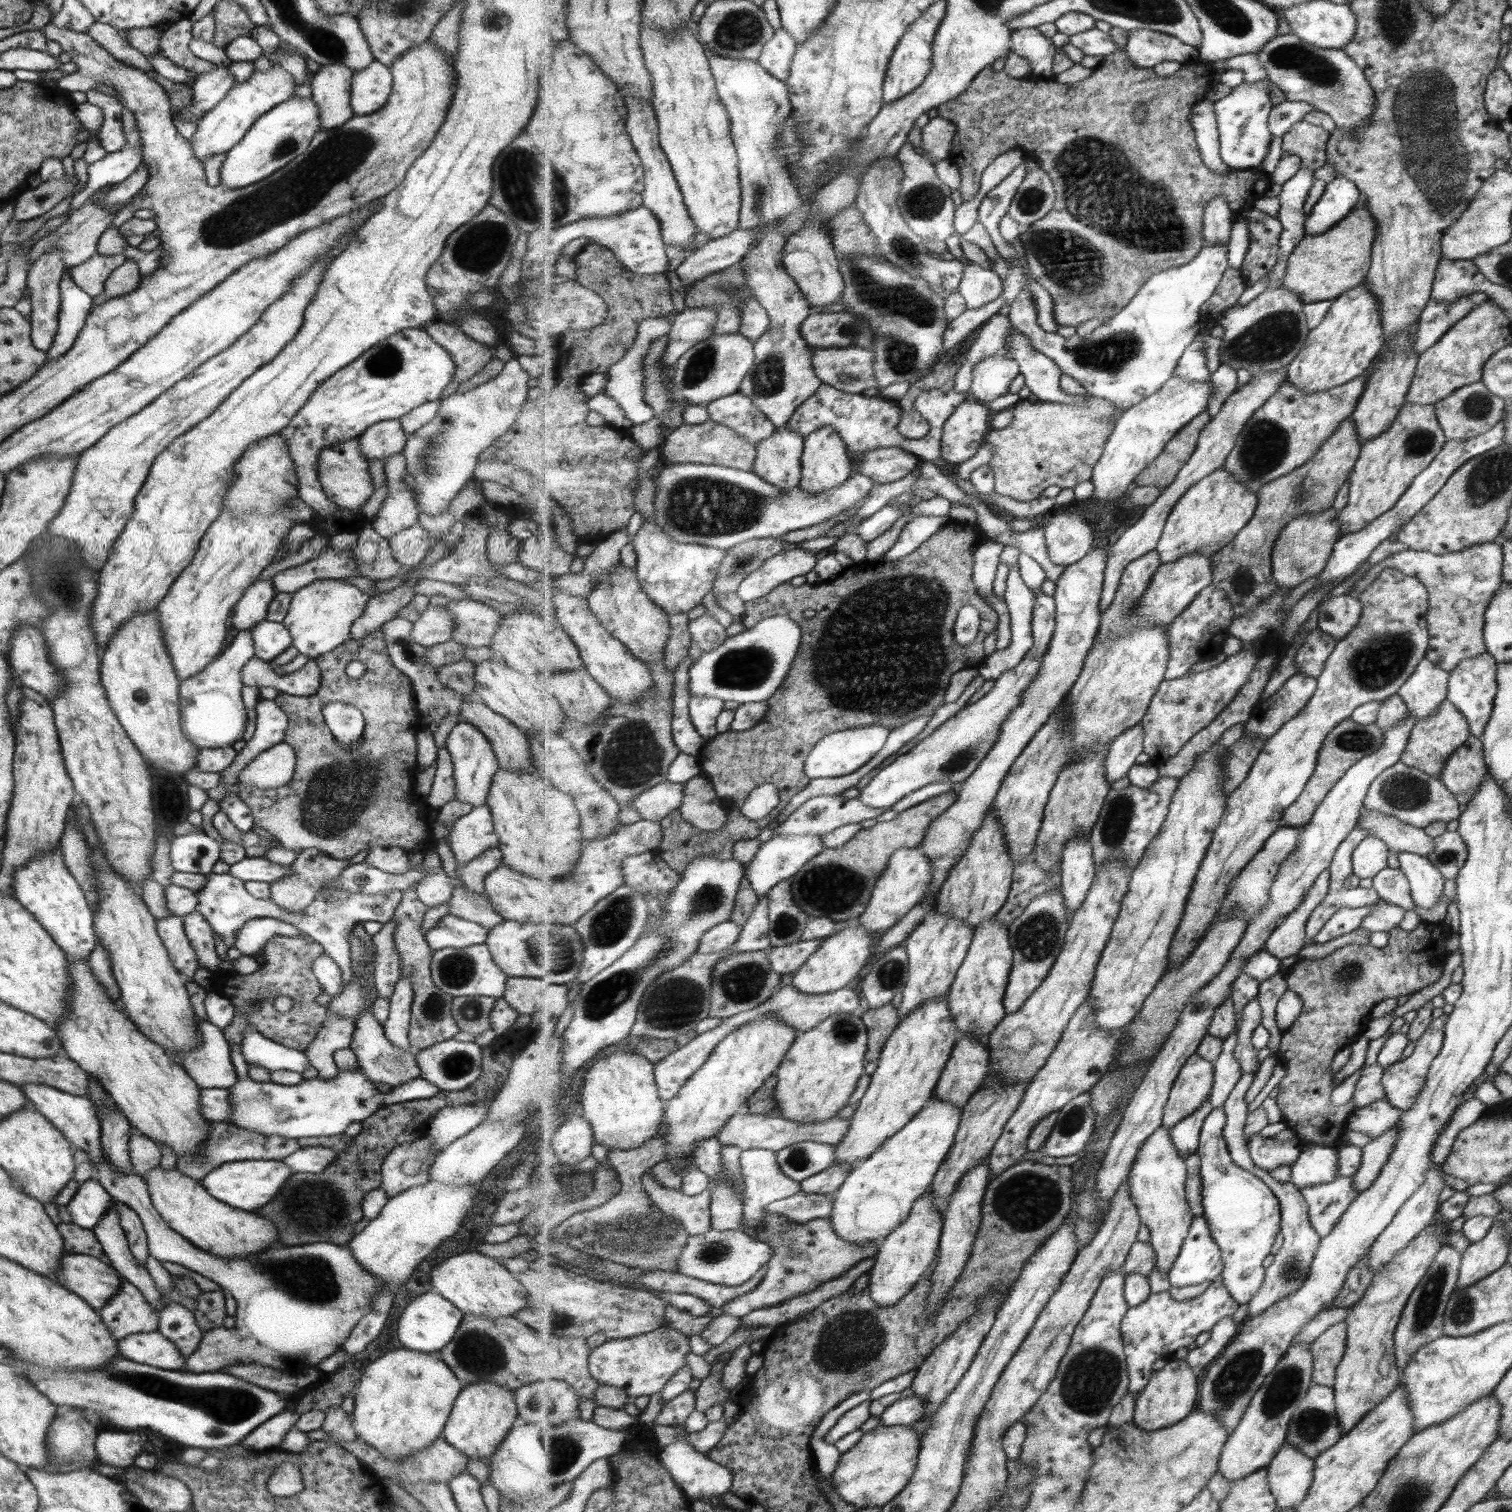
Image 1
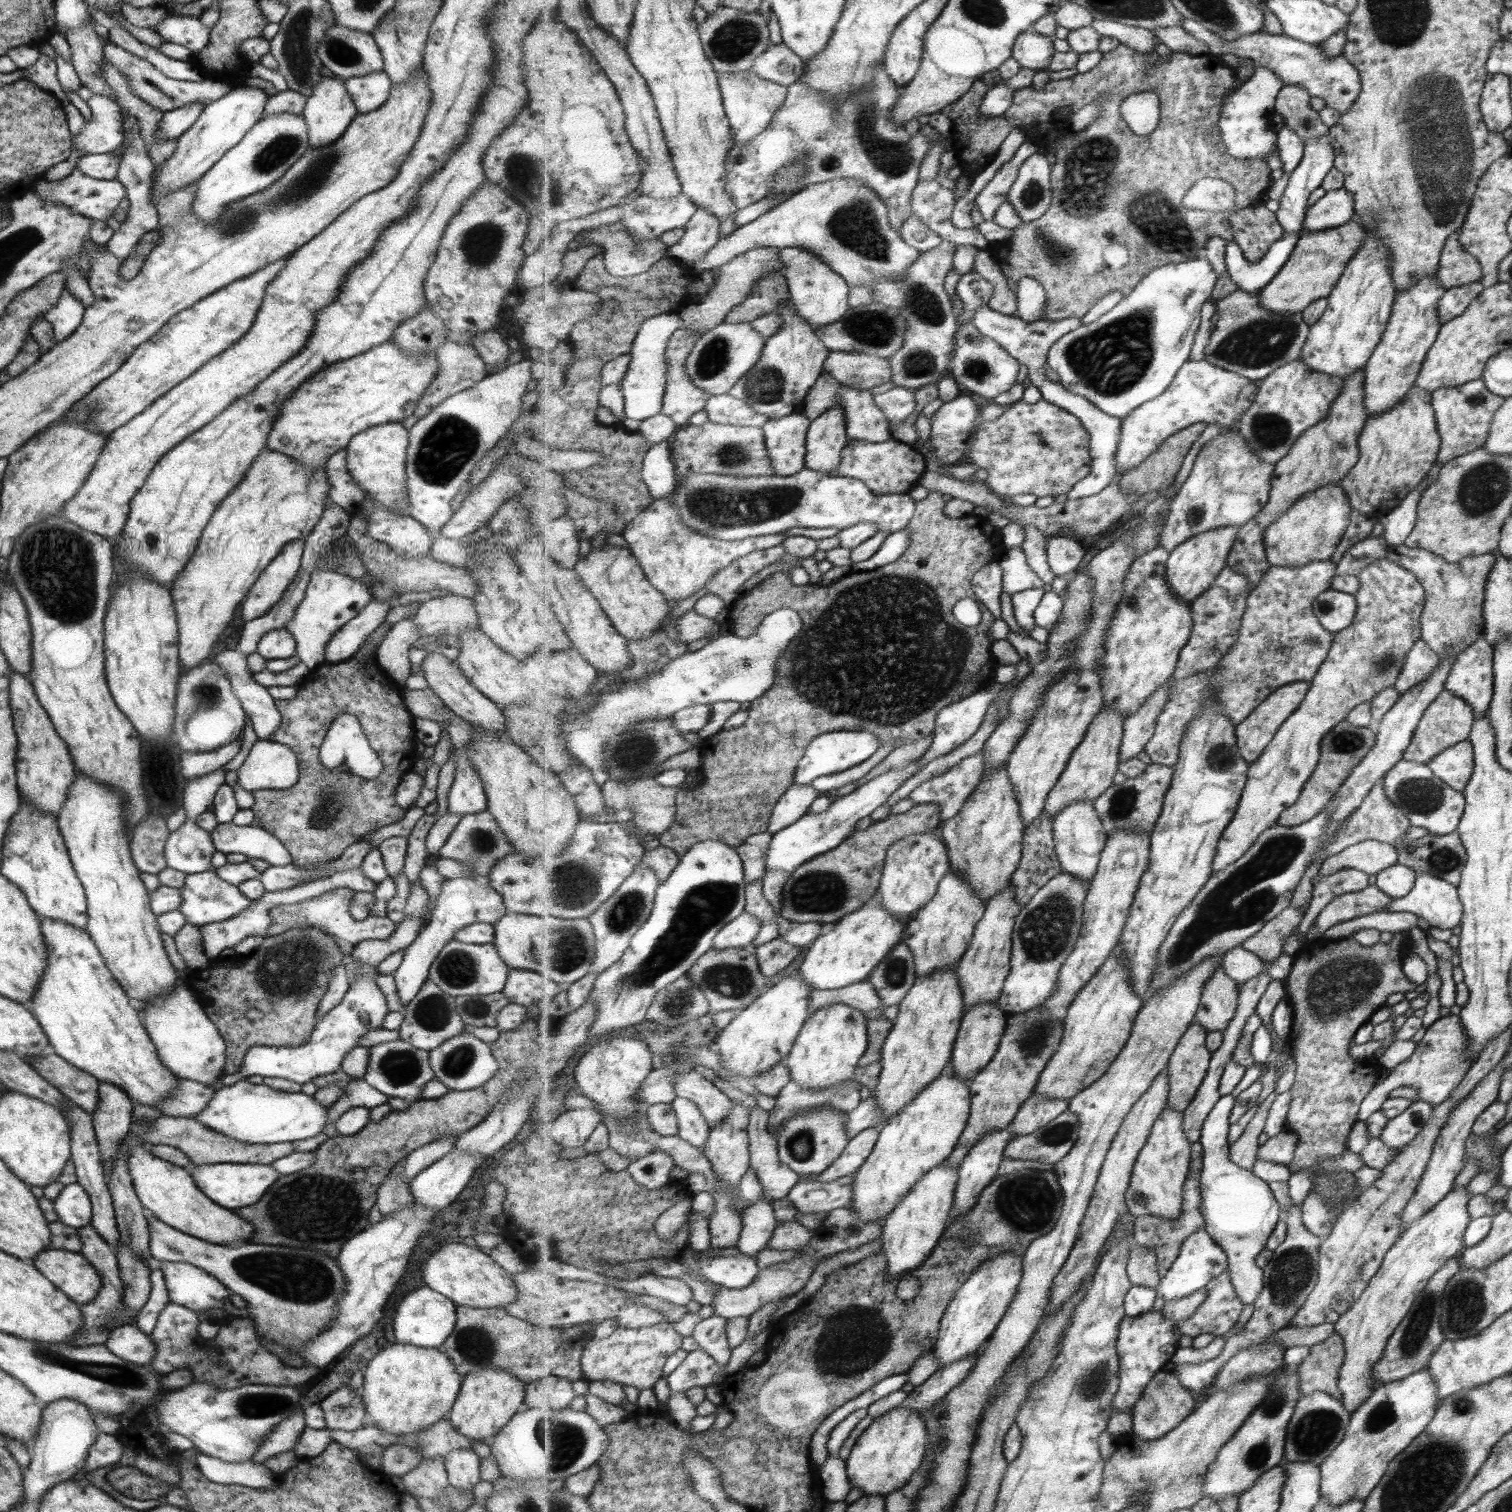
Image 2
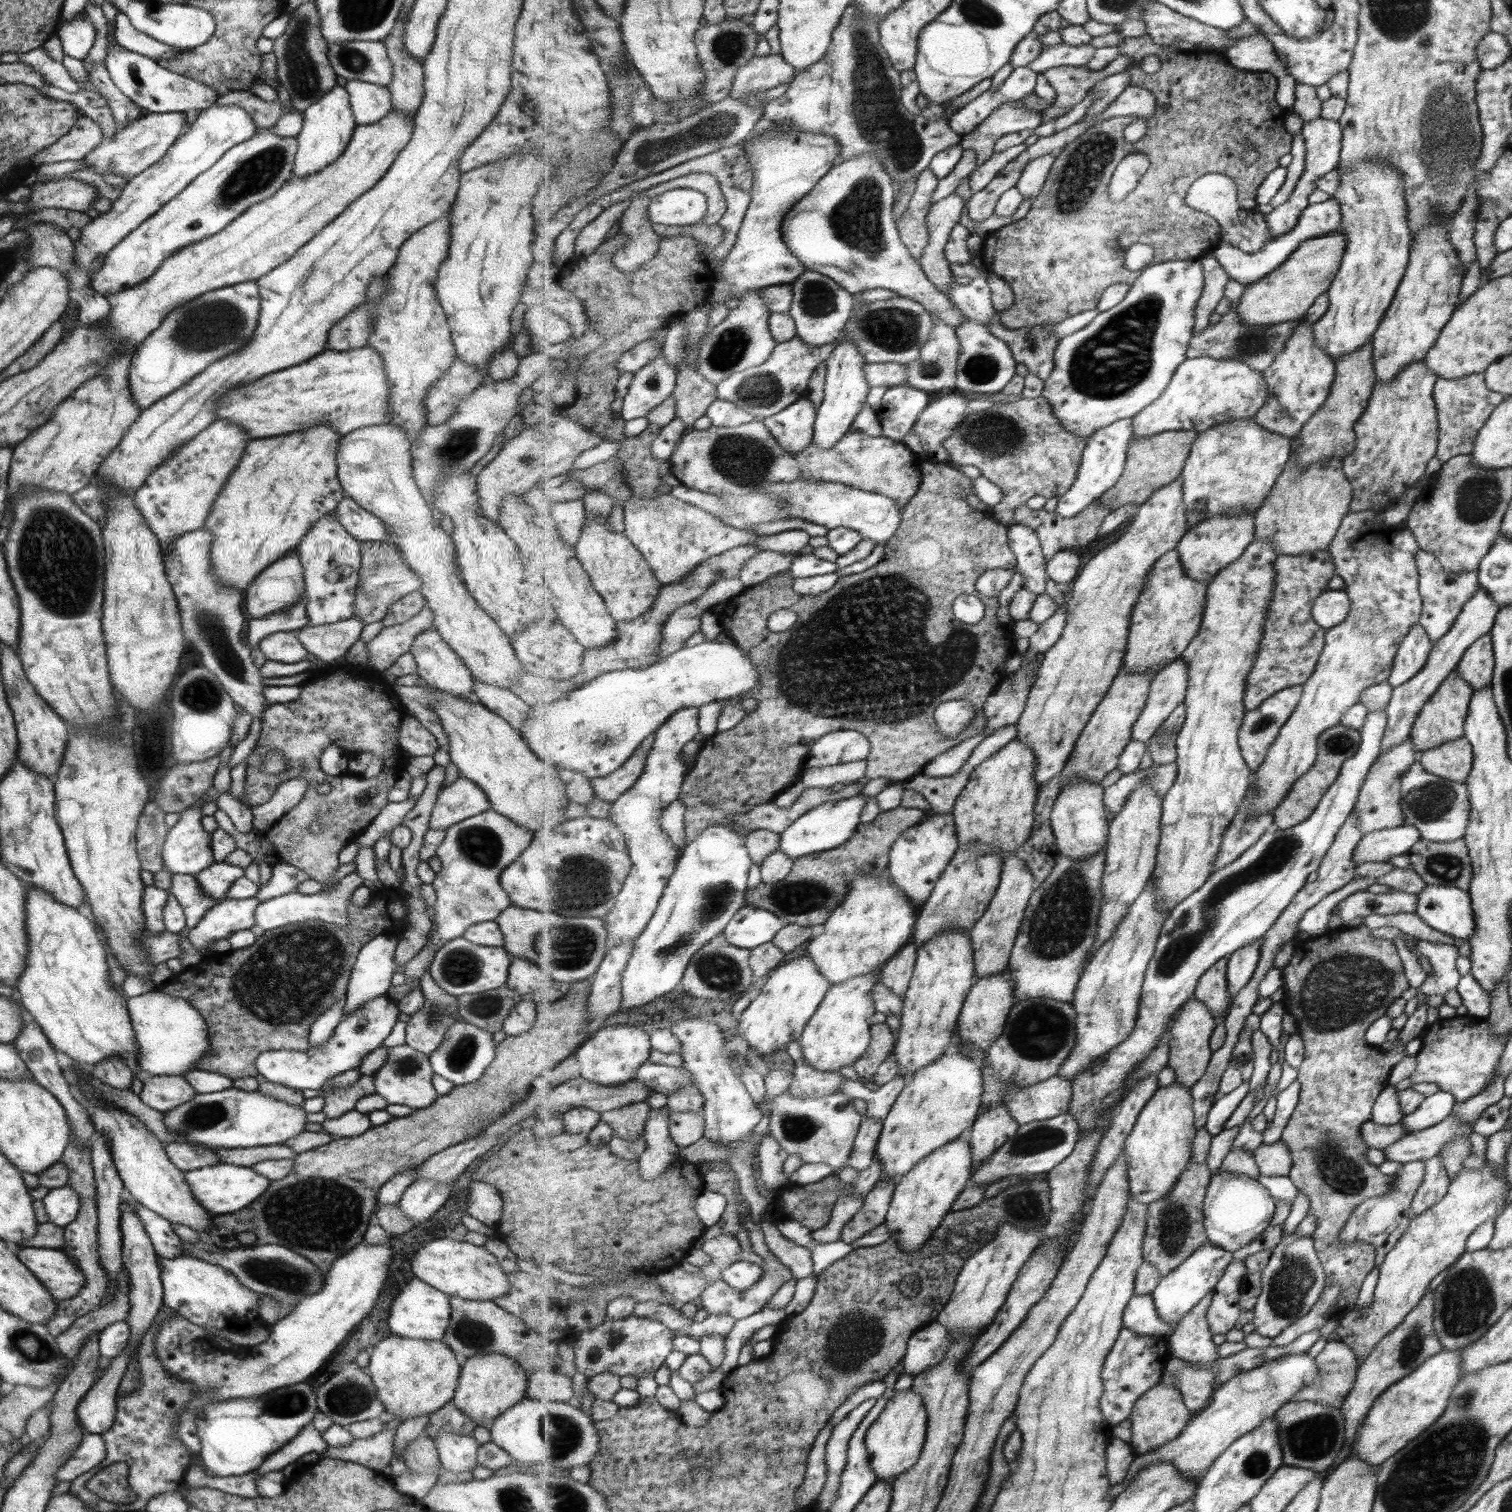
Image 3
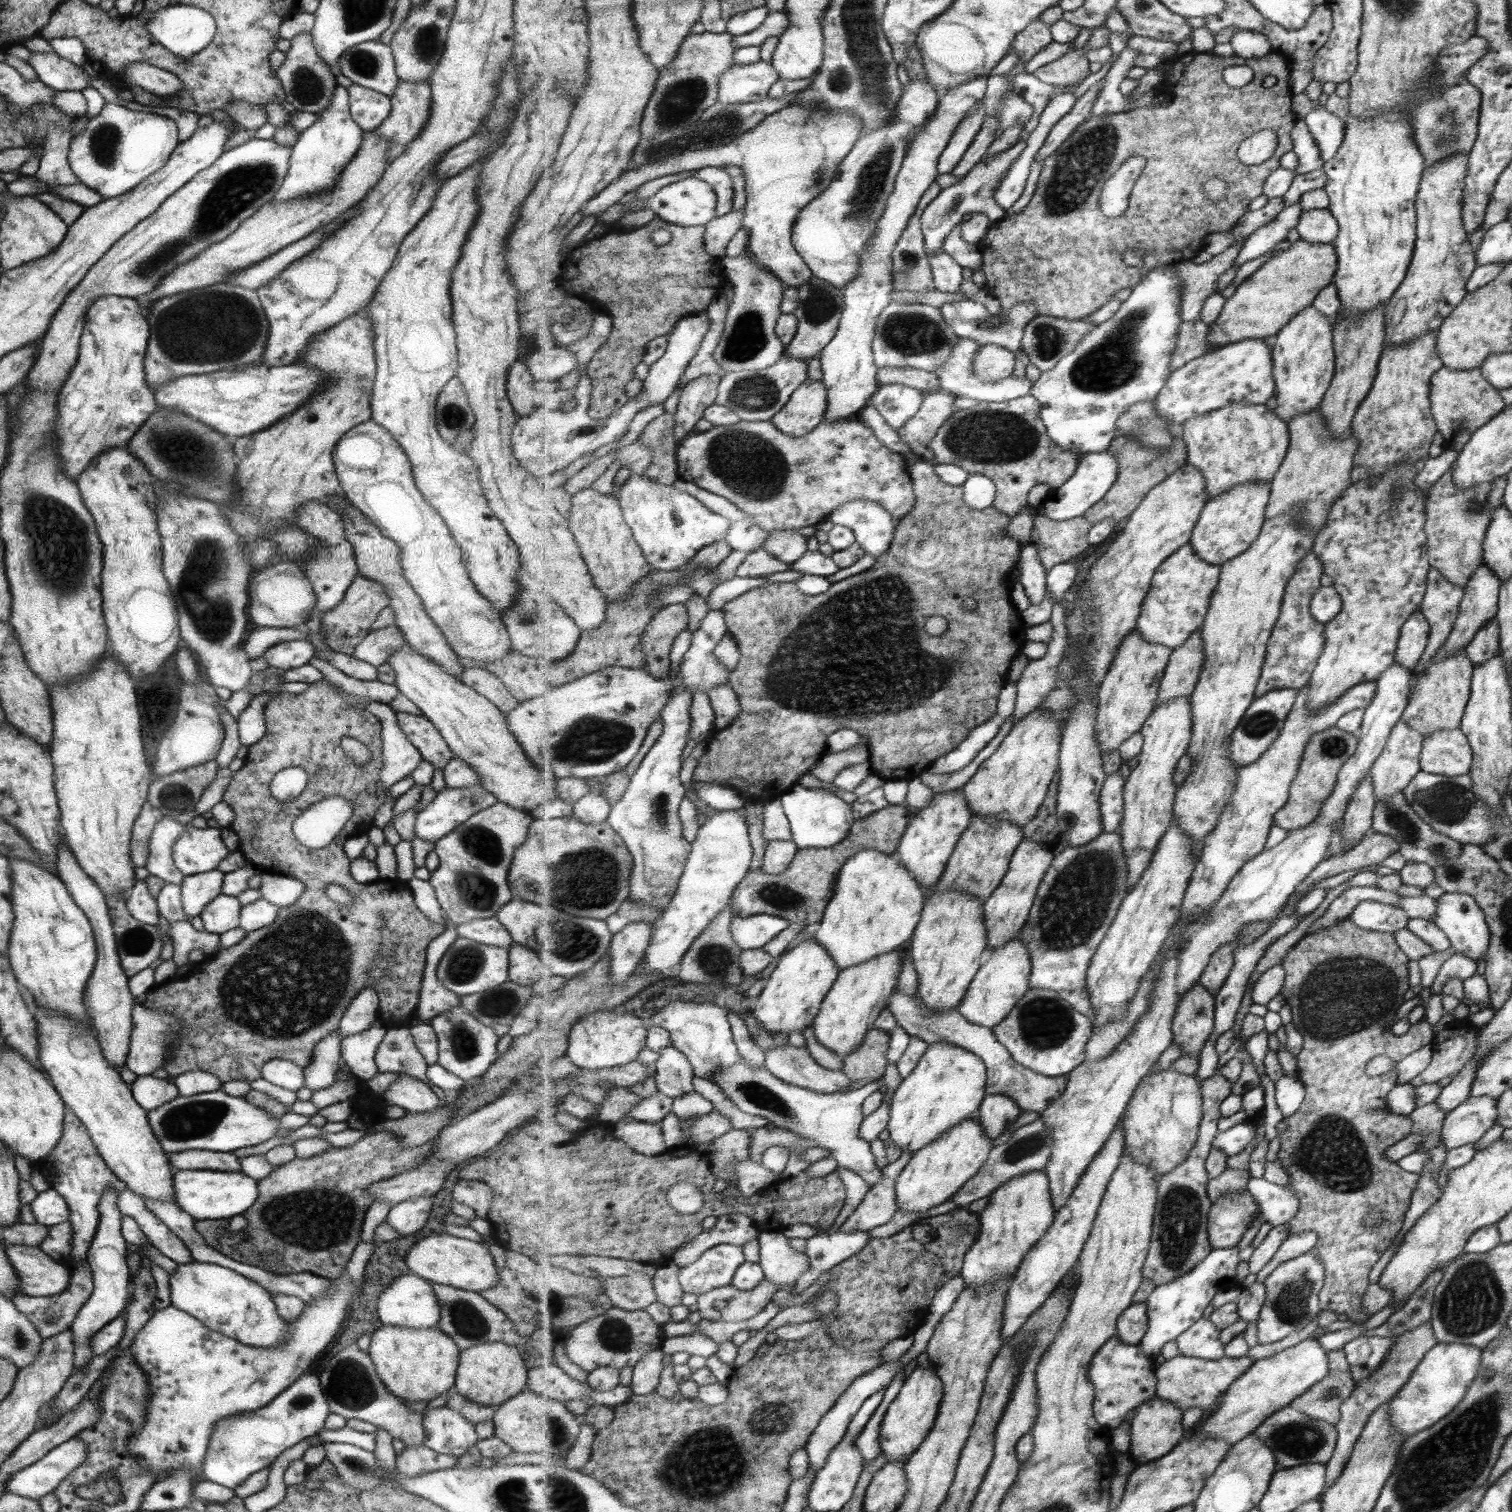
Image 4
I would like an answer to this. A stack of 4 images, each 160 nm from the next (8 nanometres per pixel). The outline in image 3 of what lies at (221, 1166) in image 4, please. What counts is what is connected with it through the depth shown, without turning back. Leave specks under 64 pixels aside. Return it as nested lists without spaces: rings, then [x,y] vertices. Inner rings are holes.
[[[171,1142],[164,1146],[167,1159],[184,1173],[188,1170],[195,1170],[203,1166],[215,1166],[219,1164],[217,1155],[199,1144],[185,1143],[185,1142]]]

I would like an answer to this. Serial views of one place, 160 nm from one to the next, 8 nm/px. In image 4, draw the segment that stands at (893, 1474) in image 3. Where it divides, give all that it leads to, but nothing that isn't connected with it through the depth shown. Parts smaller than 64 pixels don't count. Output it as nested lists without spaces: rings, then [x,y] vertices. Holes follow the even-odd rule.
[[[930,1361],[927,1367],[915,1368],[906,1378],[899,1396],[891,1402],[891,1406],[887,1409],[887,1414],[880,1428],[880,1445],[889,1461],[906,1460],[906,1458],[909,1458],[922,1445],[922,1442],[926,1440],[931,1429],[934,1428],[939,1414],[938,1410],[941,1407],[941,1402],[943,1402],[943,1396],[945,1396],[943,1381],[938,1377],[935,1367],[930,1364]]]

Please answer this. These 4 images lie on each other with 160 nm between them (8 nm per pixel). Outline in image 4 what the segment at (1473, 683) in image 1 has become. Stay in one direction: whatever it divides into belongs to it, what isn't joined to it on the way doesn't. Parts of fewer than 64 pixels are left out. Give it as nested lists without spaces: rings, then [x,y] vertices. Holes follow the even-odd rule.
[[[1490,618],[1475,634],[1471,641],[1465,644],[1465,655],[1475,665],[1483,665],[1483,662],[1498,654],[1498,626],[1494,618]]]

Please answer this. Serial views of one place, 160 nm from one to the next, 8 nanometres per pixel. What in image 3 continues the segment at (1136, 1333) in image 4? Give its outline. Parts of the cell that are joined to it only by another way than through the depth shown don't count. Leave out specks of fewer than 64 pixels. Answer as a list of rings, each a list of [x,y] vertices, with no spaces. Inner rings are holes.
[[[1150,1294],[1135,1295],[1124,1312],[1125,1327],[1140,1335],[1170,1337],[1176,1327],[1171,1327],[1161,1319],[1154,1298]]]

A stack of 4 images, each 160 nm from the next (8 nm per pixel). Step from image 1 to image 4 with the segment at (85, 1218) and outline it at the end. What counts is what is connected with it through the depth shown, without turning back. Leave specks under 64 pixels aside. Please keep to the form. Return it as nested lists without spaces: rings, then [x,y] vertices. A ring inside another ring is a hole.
[[[45,1190],[37,1194],[30,1202],[31,1212],[35,1222],[48,1227],[61,1224],[69,1218],[69,1211],[65,1200],[55,1193],[55,1190]]]

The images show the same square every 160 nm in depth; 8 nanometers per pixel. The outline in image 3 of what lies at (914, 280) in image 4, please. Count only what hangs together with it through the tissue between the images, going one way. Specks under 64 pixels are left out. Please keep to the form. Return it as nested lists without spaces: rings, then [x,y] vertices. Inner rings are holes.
[[[926,169],[917,180],[917,192],[909,204],[909,208],[902,214],[897,222],[899,236],[903,244],[910,248],[911,254],[918,262],[929,246],[929,228],[927,228],[927,215],[931,210],[933,194],[939,188],[941,181],[934,172]]]

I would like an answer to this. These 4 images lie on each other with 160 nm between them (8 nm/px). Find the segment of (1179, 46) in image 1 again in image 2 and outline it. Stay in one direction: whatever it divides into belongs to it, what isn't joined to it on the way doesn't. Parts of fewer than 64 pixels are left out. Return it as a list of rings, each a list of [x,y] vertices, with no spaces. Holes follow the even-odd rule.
[[[1110,18],[1107,20],[1094,19],[1093,26],[1103,37],[1116,38],[1137,52],[1154,52],[1160,43],[1152,30],[1121,24]]]

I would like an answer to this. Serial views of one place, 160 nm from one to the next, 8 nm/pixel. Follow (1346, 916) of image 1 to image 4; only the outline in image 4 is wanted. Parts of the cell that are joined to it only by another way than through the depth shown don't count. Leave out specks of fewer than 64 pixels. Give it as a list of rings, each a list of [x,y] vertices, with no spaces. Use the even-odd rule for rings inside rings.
[[[1443,893],[1436,898],[1435,910],[1432,924],[1445,933],[1450,947],[1455,953],[1462,954],[1474,961],[1484,955],[1488,947],[1490,932],[1485,924],[1482,910],[1468,894]]]

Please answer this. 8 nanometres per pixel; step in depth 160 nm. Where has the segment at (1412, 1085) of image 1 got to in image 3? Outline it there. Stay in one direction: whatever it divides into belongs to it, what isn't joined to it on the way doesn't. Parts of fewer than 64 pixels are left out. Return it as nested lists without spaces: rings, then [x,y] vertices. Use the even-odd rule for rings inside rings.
[[[1467,1014],[1438,1018],[1427,1025],[1419,1036],[1422,1045],[1421,1050],[1414,1056],[1416,1065],[1413,1072],[1392,1087],[1400,1091],[1407,1089],[1410,1084],[1429,1082],[1436,1084],[1439,1090],[1451,1094],[1454,1102],[1475,1096],[1489,1081],[1492,1081],[1494,1068],[1503,1052],[1506,1038],[1505,1034],[1489,1034],[1485,1020]]]

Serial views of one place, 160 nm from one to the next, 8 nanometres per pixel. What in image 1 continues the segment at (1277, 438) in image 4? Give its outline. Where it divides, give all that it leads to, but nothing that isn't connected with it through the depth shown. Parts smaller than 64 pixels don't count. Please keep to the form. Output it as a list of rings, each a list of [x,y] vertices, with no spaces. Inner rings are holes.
[[[1224,466],[1219,467],[1214,474],[1188,489],[1171,511],[1156,548],[1162,564],[1175,562],[1196,552],[1205,556],[1219,552],[1247,526],[1254,517],[1258,502],[1257,492],[1251,492],[1242,482],[1238,482]]]

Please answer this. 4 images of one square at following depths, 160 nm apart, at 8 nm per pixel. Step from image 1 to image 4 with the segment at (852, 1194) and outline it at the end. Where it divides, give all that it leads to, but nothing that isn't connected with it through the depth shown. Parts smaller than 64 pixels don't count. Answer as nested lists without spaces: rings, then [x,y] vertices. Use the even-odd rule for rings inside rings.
[[[939,1042],[931,1044],[915,1070],[904,1079],[891,1100],[891,1120],[886,1135],[902,1151],[915,1153],[957,1124],[977,1114],[987,1094],[986,1062],[961,1046]]]

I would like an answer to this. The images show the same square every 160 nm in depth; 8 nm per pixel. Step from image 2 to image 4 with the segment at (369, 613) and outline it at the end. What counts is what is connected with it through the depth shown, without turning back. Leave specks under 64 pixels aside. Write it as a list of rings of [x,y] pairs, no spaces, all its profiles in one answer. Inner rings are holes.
[[[303,623],[291,628],[257,627],[242,644],[242,650],[247,660],[251,661],[253,658],[263,656],[274,644],[293,640],[307,641],[307,636],[308,630]]]

